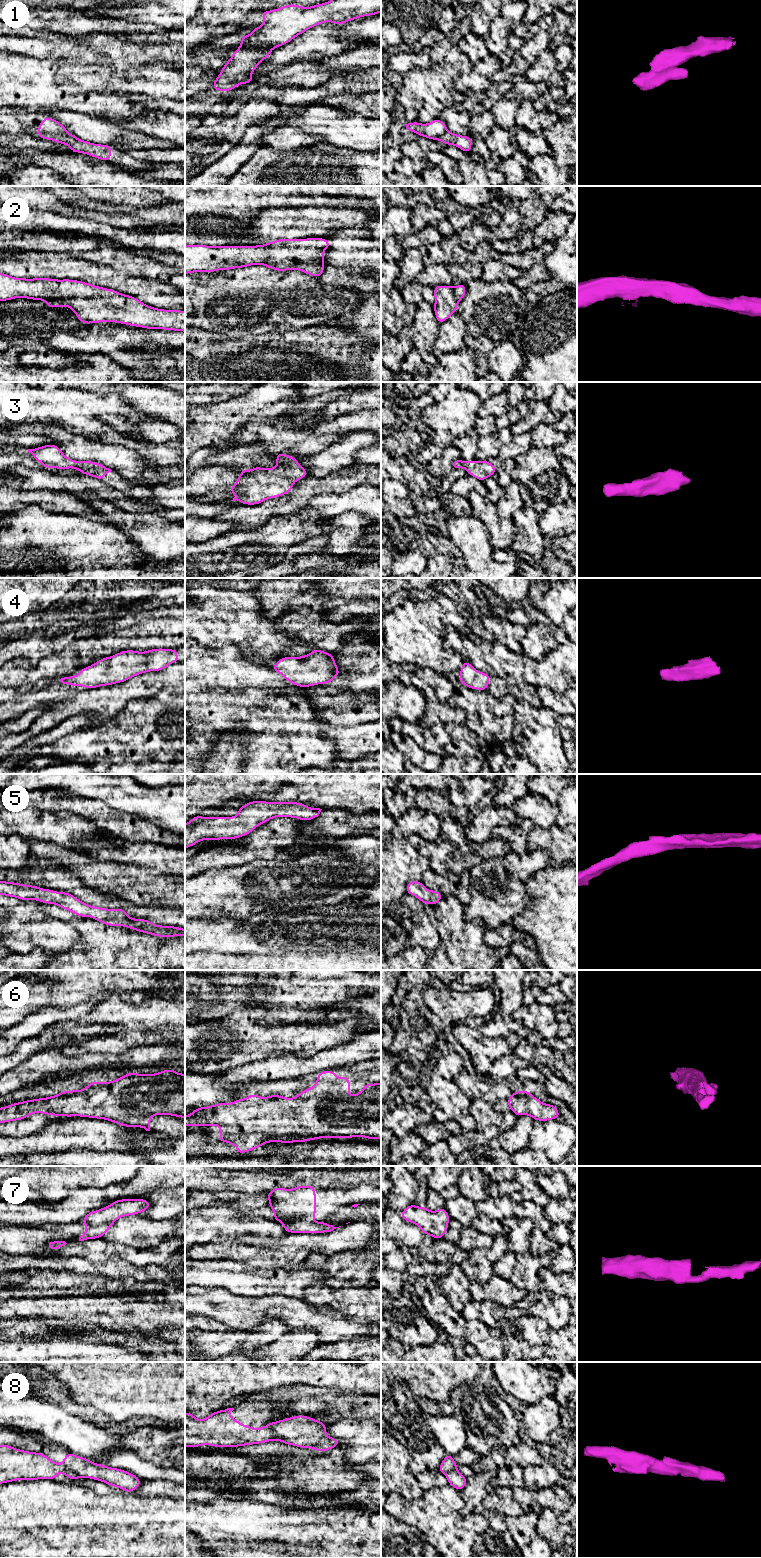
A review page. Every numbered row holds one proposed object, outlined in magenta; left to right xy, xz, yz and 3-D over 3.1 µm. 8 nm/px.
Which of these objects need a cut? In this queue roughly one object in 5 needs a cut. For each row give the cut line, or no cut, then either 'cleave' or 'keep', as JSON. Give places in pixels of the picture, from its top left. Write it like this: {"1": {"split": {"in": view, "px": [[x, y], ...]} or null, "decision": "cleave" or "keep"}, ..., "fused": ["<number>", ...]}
{"1": {"split": {"in": "xz", "px": [[273, 47], [259, 50], [237, 50]]}, "decision": "cleave"}, "2": {"split": null, "decision": "keep"}, "3": {"split": null, "decision": "keep"}, "4": {"split": null, "decision": "keep"}, "5": {"split": null, "decision": "keep"}, "6": {"split": null, "decision": "keep"}, "7": {"split": null, "decision": "keep"}, "8": {"split": {"in": "xy", "px": [[62, 1463], [80, 1476]]}, "decision": "cleave"}, "fused": ["1", "8"]}

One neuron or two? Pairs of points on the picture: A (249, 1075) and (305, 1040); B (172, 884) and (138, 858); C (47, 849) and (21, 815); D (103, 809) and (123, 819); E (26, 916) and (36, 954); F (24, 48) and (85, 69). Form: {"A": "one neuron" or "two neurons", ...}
{"A": "two neurons", "B": "two neurons", "C": "two neurons", "D": "one neuron", "E": "two neurons", "F": "one neuron"}

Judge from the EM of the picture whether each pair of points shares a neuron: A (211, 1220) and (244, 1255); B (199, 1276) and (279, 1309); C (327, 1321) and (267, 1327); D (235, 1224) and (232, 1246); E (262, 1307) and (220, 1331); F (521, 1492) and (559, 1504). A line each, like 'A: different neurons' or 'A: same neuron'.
A: different neurons
B: different neurons
C: different neurons
D: different neurons
E: different neurons
F: same neuron

